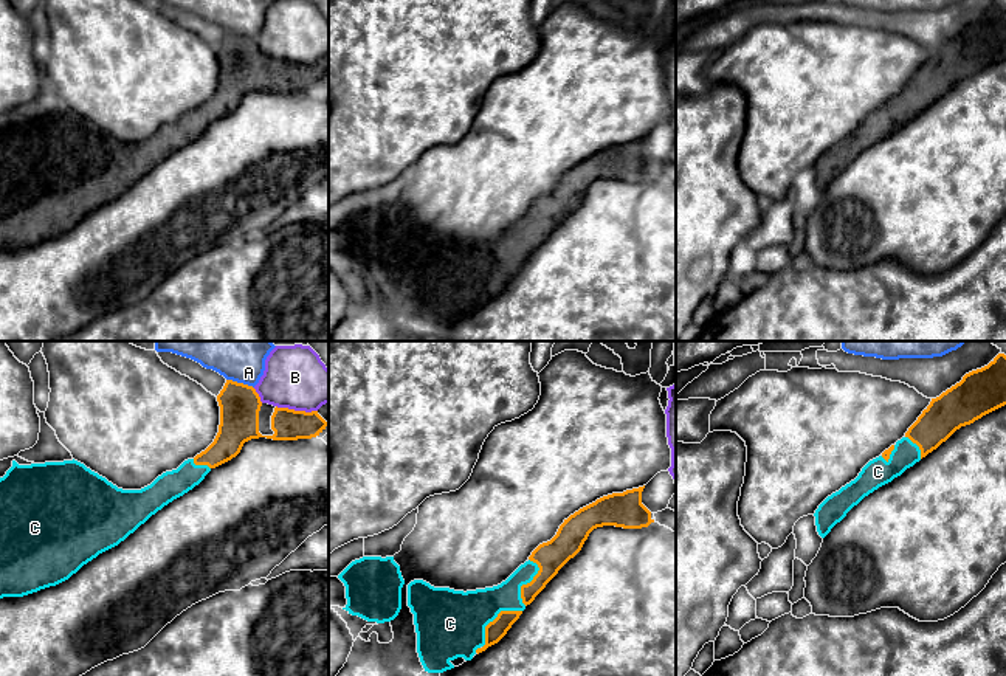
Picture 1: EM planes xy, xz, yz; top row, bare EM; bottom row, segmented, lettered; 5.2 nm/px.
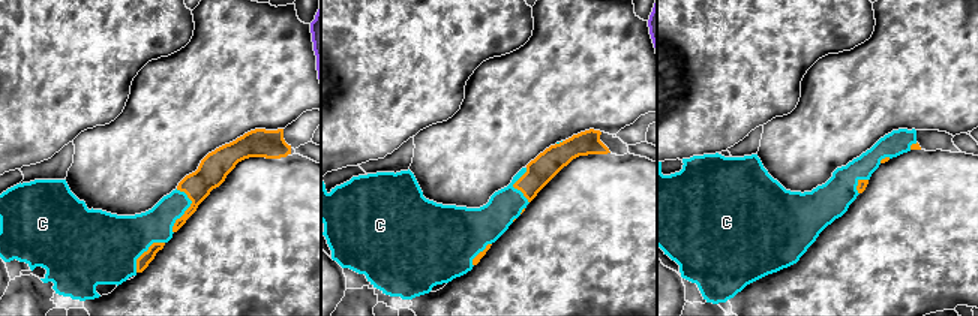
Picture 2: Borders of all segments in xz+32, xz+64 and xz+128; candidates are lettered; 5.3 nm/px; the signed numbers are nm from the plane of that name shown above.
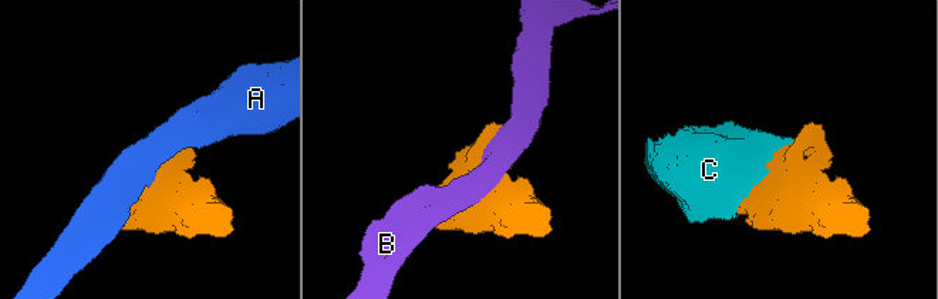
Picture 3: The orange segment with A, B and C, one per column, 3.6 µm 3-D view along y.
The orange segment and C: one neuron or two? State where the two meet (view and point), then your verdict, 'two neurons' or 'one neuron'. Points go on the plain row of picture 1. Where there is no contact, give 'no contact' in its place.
meets orange in xz at (495, 272); one neuron

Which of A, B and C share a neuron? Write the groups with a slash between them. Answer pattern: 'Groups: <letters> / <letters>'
Groups: A / B / C

